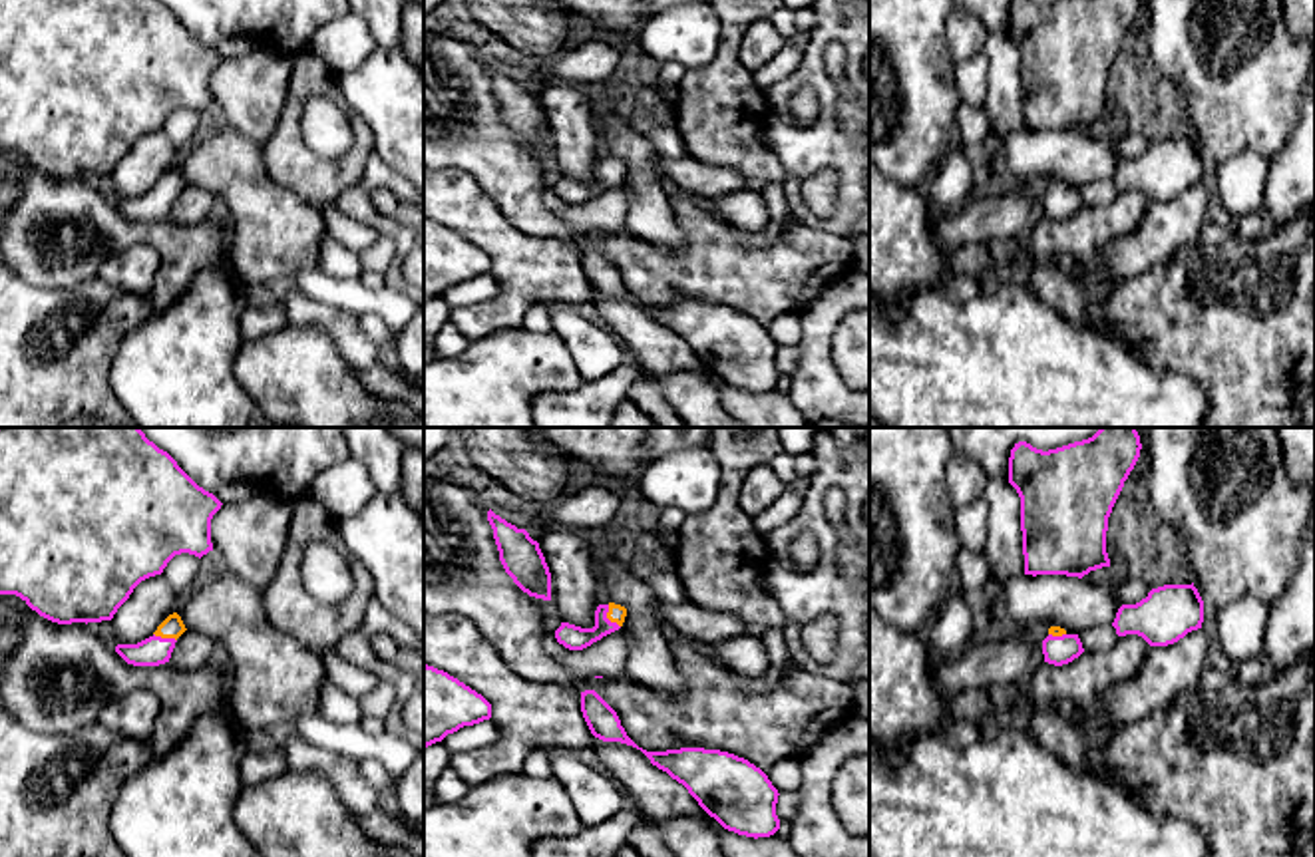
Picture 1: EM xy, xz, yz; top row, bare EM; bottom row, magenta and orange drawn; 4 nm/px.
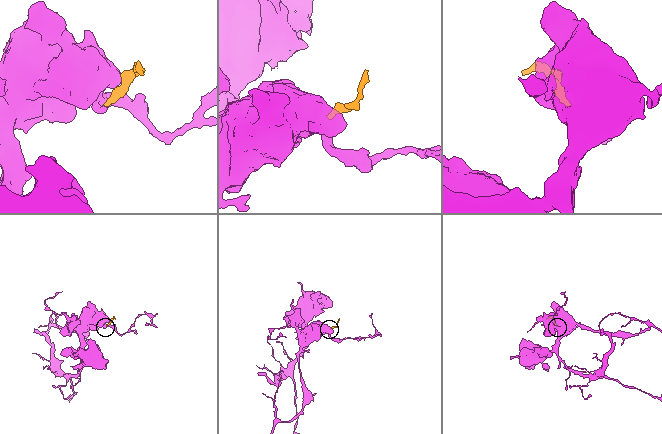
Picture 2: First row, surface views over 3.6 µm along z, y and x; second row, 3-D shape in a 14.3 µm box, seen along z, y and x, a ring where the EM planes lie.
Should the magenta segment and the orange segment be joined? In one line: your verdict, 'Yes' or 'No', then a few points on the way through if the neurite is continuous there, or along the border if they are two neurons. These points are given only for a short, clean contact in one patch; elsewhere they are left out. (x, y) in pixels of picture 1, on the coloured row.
Yes. Path across: xz (571, 637), (591, 635), (605, 617), (617, 613)

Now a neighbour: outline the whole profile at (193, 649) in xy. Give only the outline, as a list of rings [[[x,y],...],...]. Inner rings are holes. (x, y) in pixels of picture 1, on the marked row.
[[[185,630],[171,652],[169,662],[179,670],[195,670],[209,664],[215,638],[199,632],[199,630]]]

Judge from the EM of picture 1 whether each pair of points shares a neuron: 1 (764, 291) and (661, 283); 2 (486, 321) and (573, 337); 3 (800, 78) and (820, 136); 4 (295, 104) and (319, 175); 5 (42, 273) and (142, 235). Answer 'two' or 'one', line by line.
1: one
2: two
3: one
4: one
5: one

